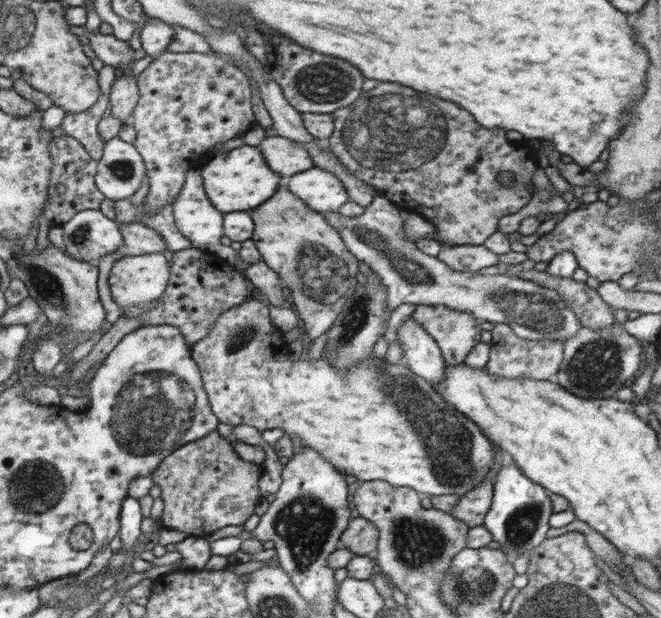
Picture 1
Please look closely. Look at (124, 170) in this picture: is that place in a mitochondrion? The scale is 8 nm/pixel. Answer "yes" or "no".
yes

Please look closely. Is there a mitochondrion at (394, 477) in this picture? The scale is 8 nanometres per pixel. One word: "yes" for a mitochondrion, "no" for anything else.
no

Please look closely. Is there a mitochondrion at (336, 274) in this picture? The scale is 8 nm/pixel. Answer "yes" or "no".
yes

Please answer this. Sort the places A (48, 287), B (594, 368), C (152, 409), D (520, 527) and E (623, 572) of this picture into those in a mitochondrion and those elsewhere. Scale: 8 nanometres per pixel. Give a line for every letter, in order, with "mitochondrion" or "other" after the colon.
A: mitochondrion
B: mitochondrion
C: mitochondrion
D: mitochondrion
E: other

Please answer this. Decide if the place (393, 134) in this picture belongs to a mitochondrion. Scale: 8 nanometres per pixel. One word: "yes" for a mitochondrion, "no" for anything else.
yes

